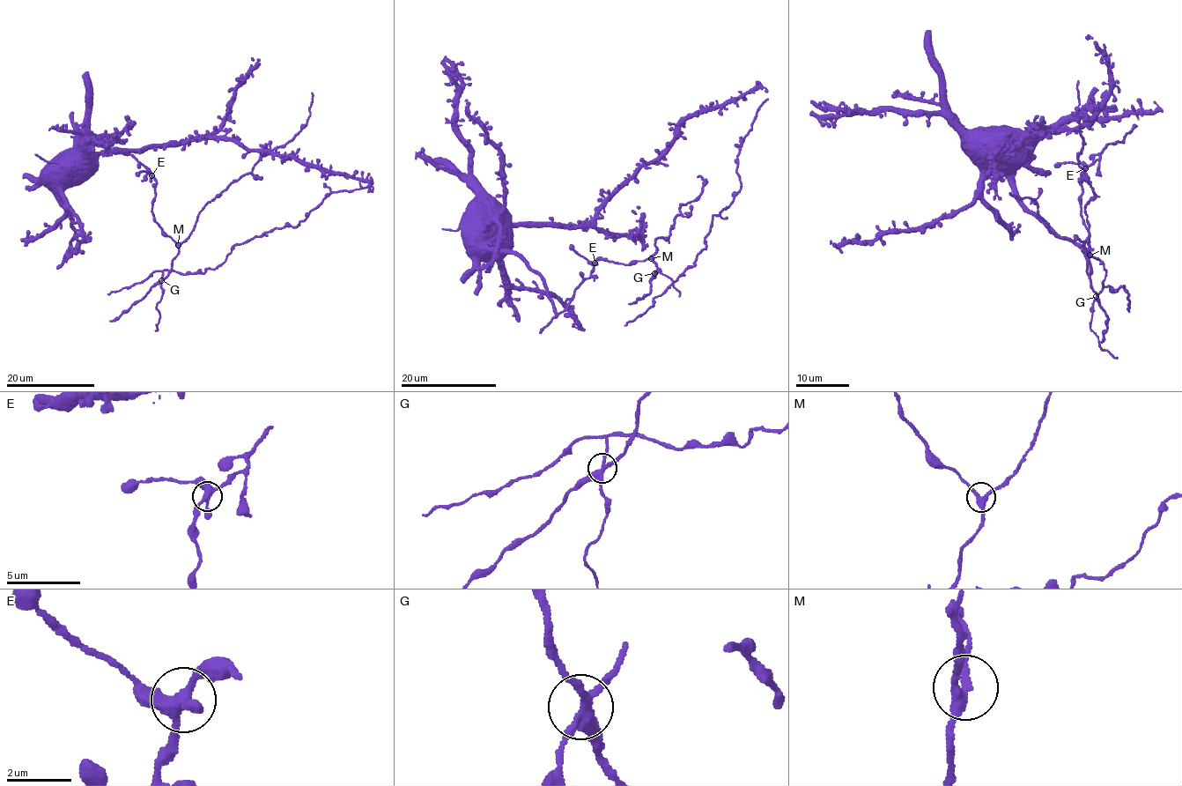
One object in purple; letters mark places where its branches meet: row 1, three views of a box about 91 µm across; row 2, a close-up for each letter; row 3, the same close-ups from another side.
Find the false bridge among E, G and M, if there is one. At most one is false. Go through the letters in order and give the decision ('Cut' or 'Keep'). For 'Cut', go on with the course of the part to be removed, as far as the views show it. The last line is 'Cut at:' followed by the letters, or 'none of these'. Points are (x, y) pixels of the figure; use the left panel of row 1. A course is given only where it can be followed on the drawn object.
E: Keep
G: Cut. Course of the part to remove: (161, 279), (162, 296), (156, 307), (160, 320), (155, 330)
M: Keep
Cut at: G

